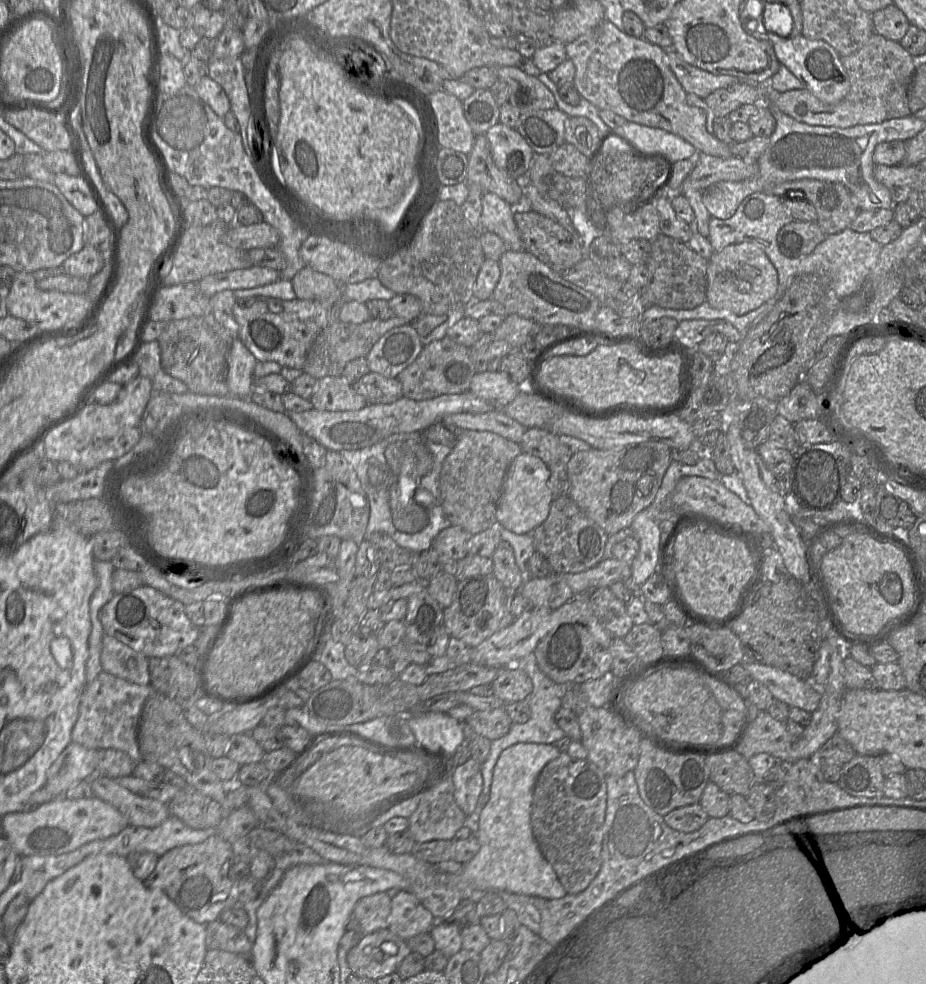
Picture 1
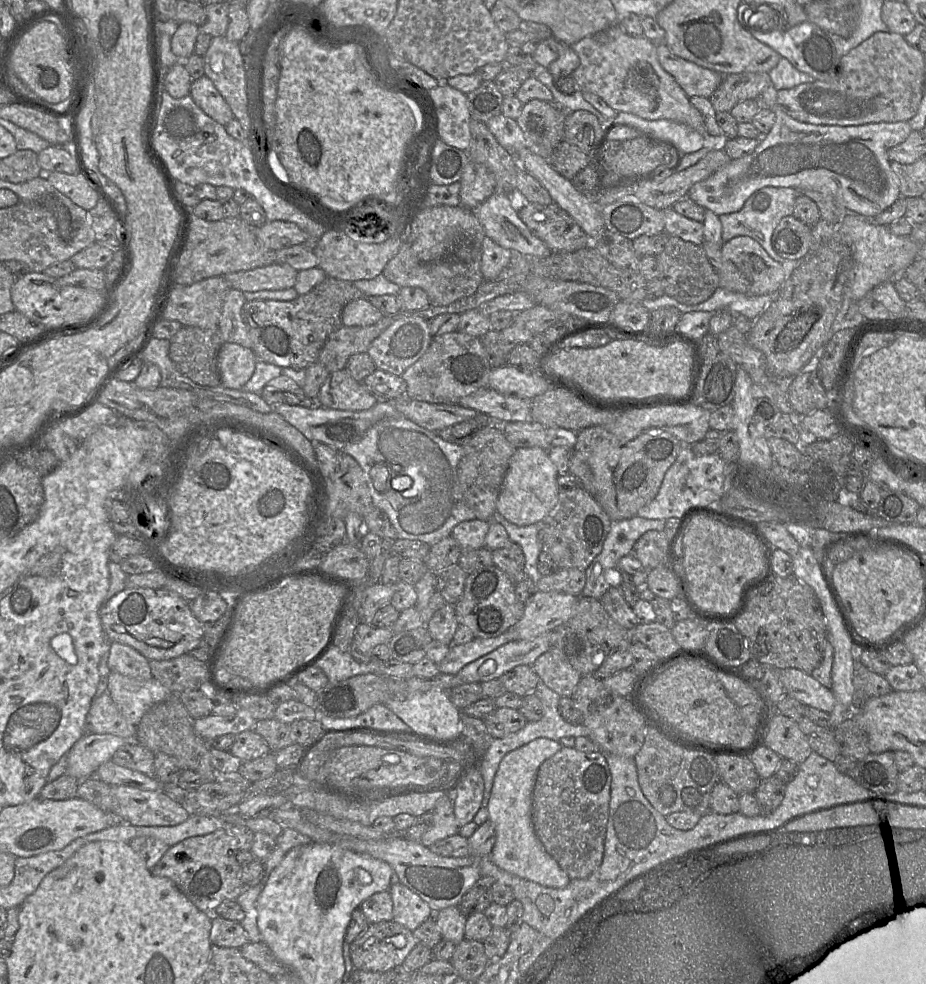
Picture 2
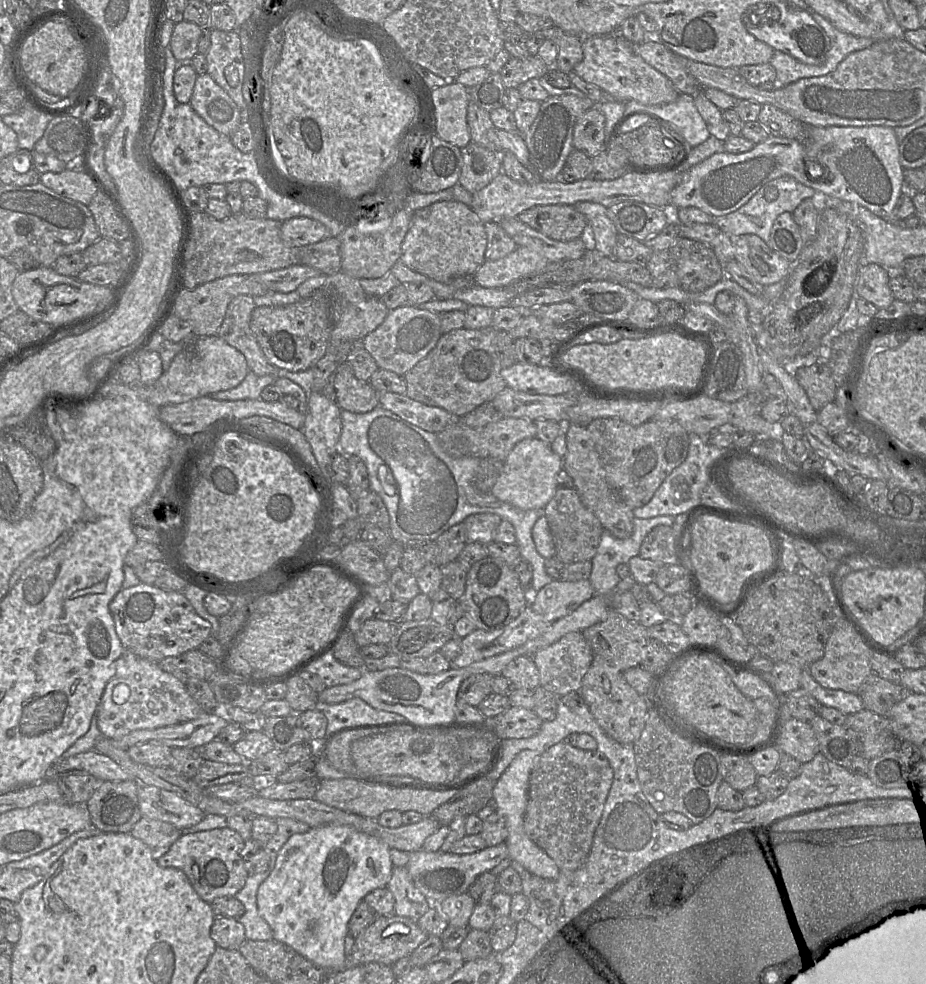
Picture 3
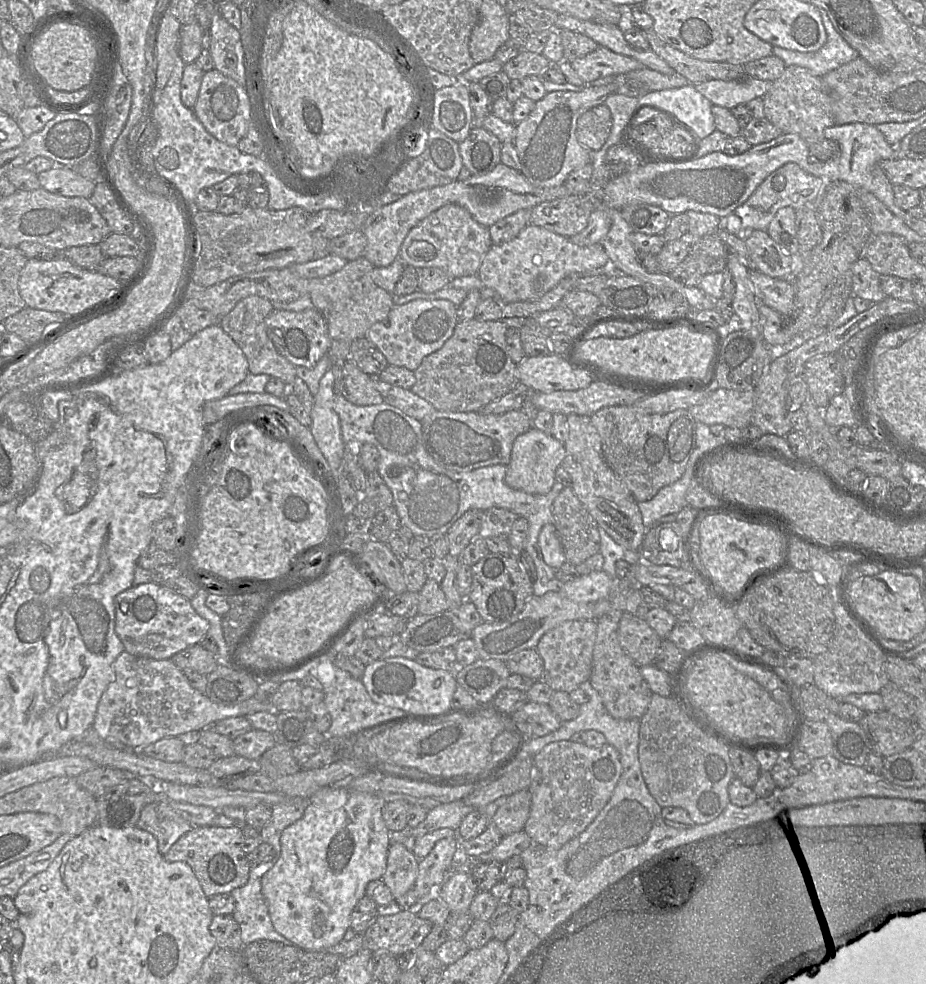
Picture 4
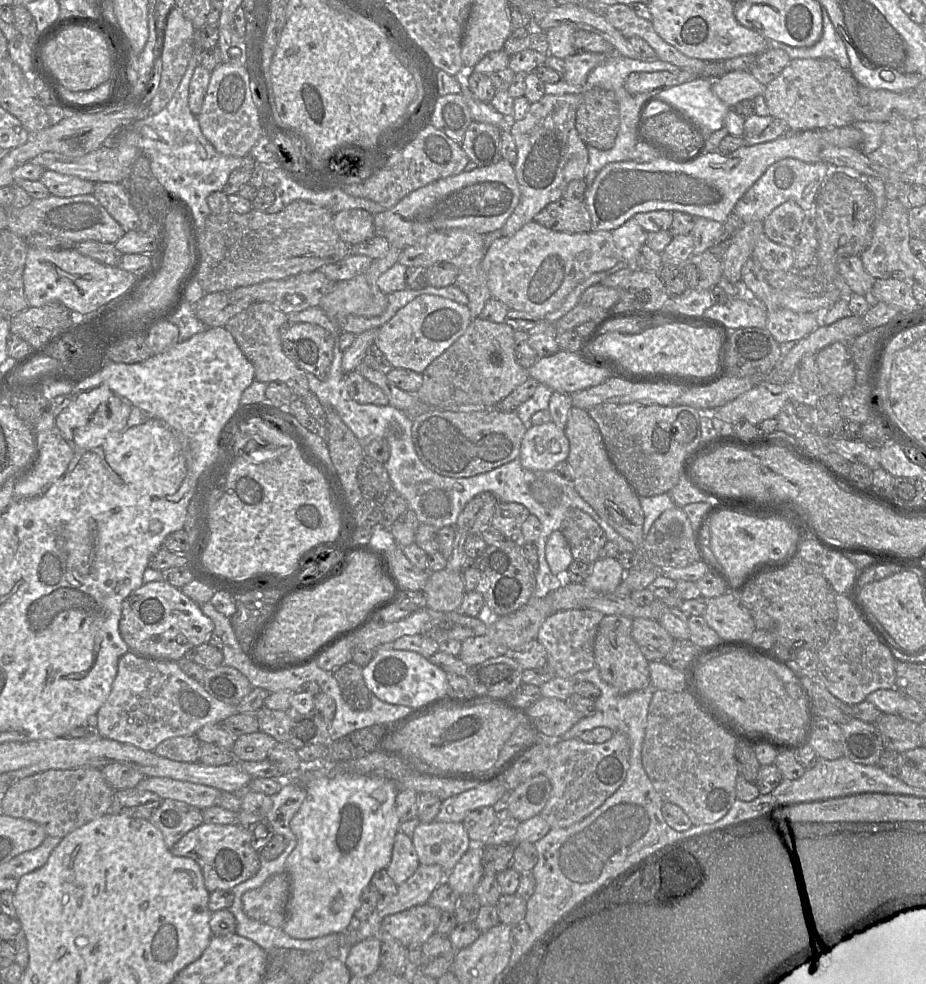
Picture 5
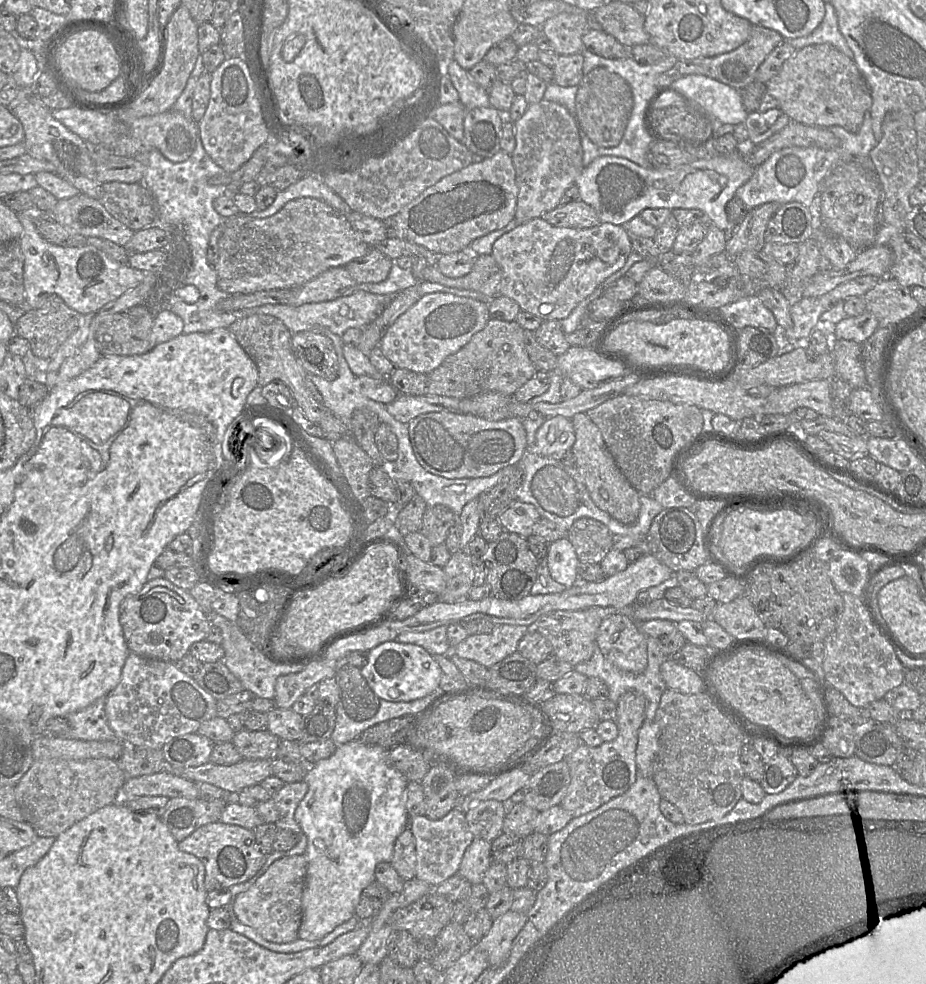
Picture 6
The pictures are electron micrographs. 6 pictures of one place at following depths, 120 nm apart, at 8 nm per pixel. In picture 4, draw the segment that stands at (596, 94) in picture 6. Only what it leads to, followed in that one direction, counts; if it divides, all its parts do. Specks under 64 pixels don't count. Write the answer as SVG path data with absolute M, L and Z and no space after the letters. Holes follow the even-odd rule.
M603 103L583 113L576 123L577 141L590 151L599 150L608 139L612 117Z

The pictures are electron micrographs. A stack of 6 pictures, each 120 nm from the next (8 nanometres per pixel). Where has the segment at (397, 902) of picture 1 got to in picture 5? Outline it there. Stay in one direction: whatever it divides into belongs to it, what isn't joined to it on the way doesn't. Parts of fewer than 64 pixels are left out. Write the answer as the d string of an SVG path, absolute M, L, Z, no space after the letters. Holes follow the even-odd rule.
M402 832L394 838L392 858L386 870L397 885L404 883L419 867L419 859L412 839Z

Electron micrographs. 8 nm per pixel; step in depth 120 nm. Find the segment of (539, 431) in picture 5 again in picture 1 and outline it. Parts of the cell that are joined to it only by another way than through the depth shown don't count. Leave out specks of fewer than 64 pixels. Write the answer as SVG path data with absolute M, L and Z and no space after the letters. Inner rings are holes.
M522 451L507 469L496 509L496 520L515 534L532 533L550 512L553 494L548 486L549 478L549 466L540 458Z

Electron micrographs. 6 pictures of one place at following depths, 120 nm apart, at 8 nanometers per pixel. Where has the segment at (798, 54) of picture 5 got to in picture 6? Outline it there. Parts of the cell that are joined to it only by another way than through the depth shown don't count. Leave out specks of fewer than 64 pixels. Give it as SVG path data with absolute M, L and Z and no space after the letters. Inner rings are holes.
M831 3L824 4L825 15L819 26L806 36L788 40L789 43L796 51L805 46L828 43L853 59L853 52L839 30L838 18L833 5Z

